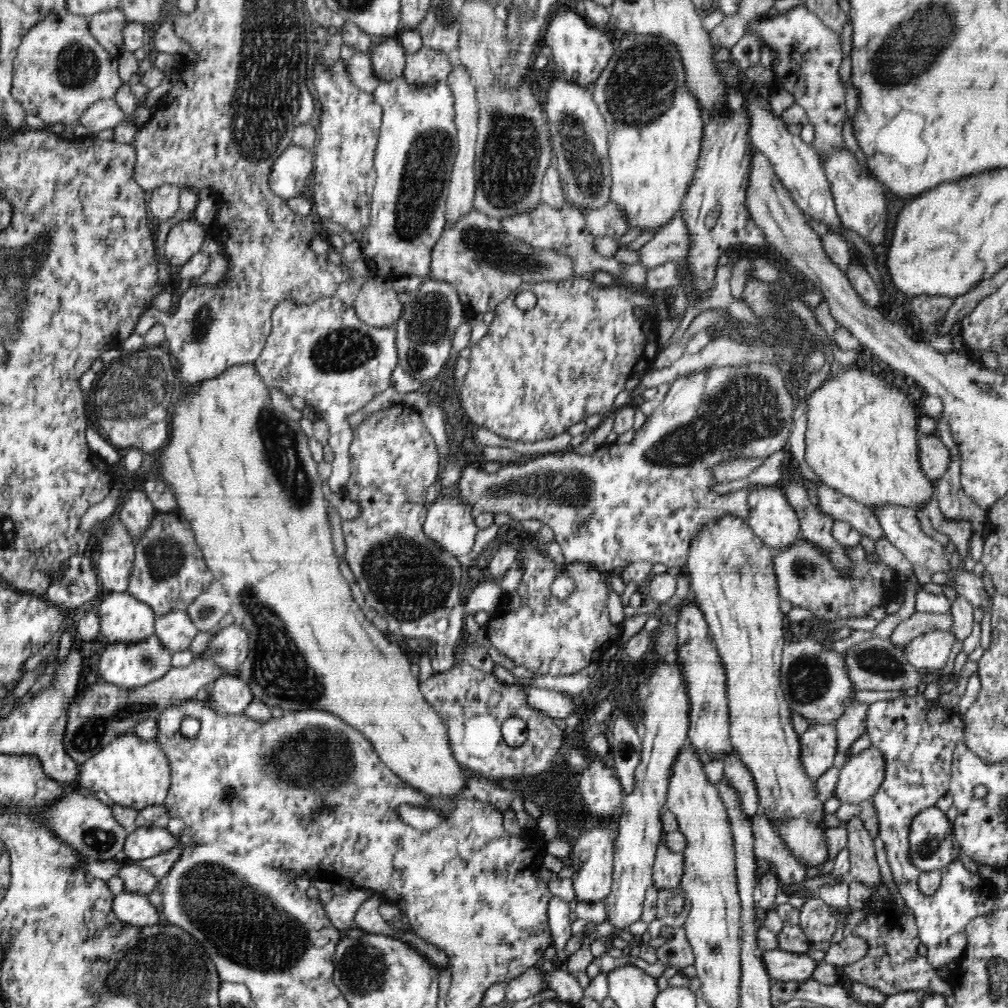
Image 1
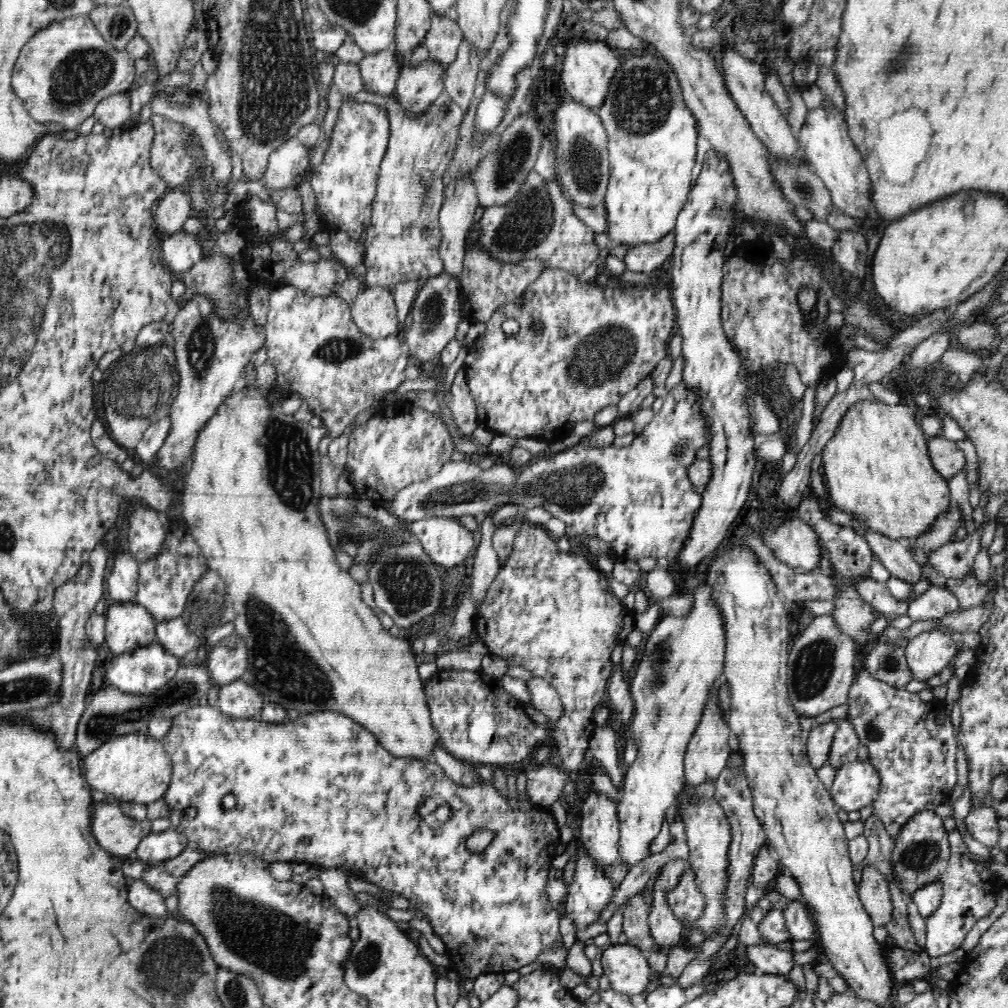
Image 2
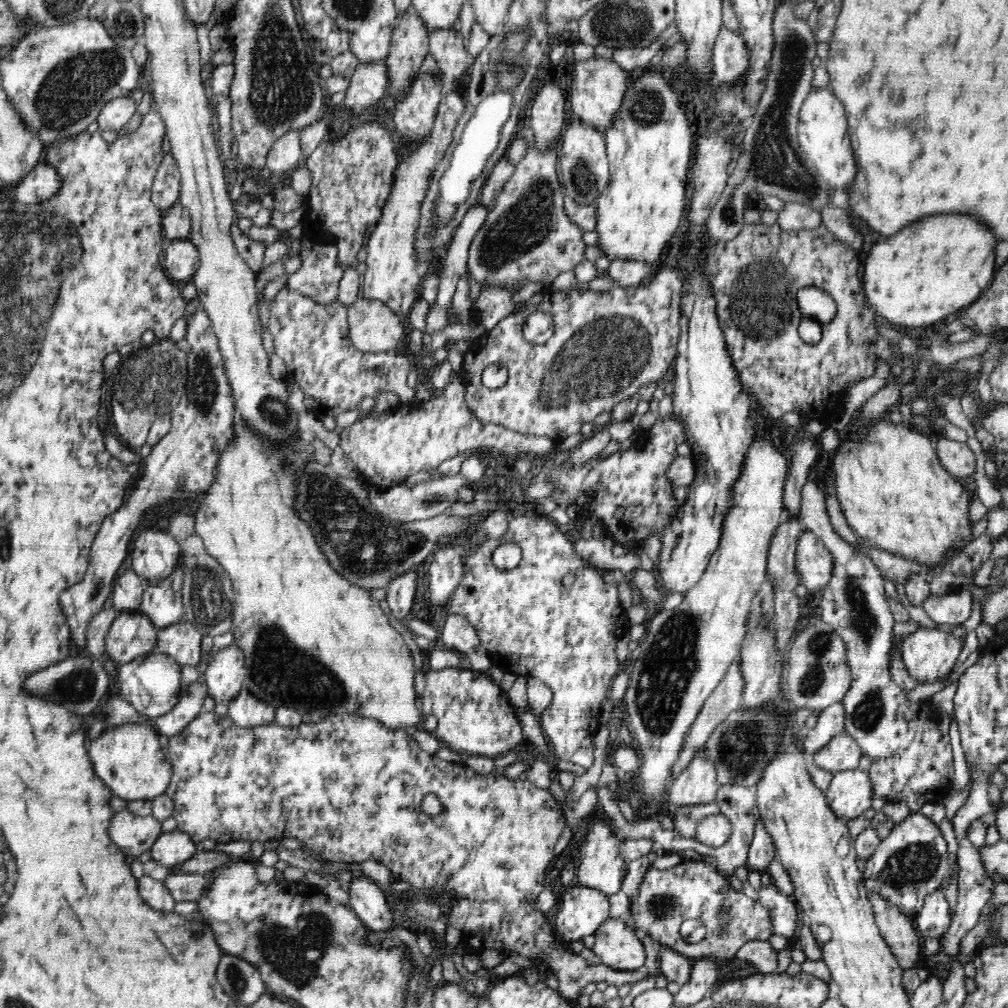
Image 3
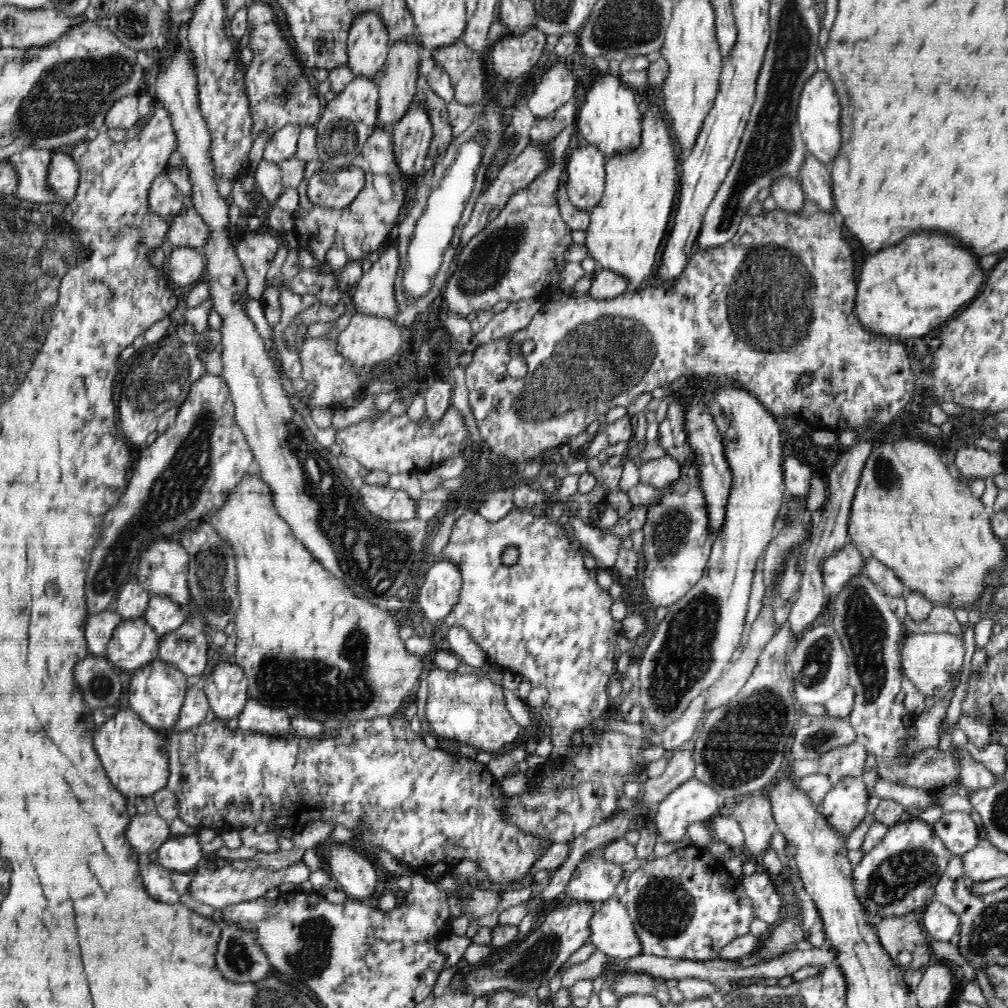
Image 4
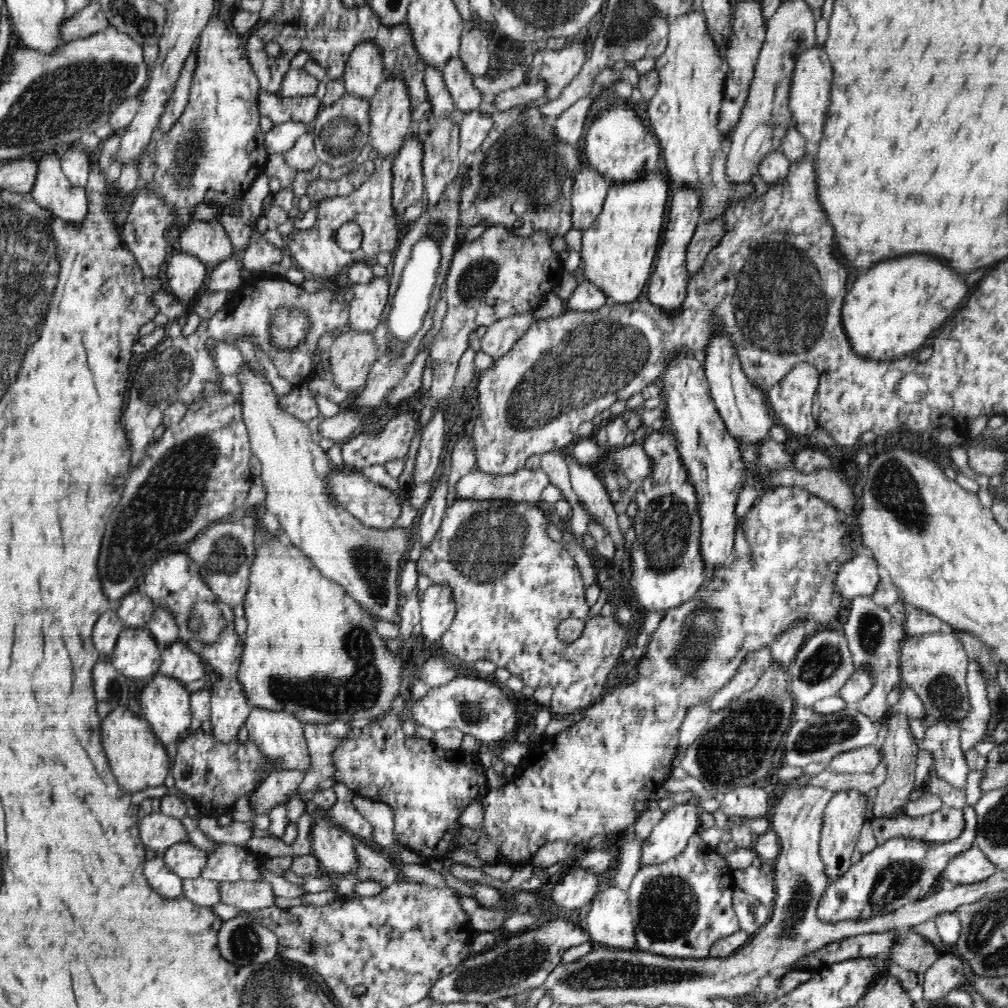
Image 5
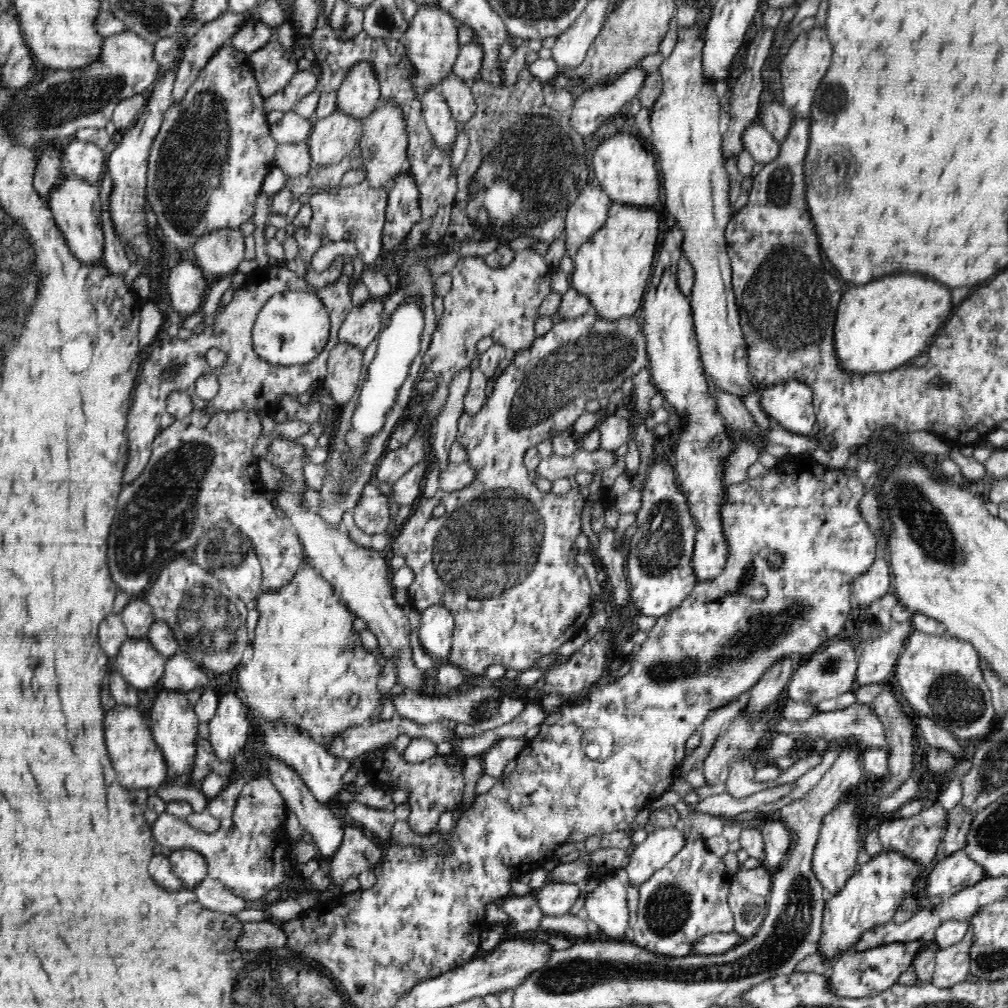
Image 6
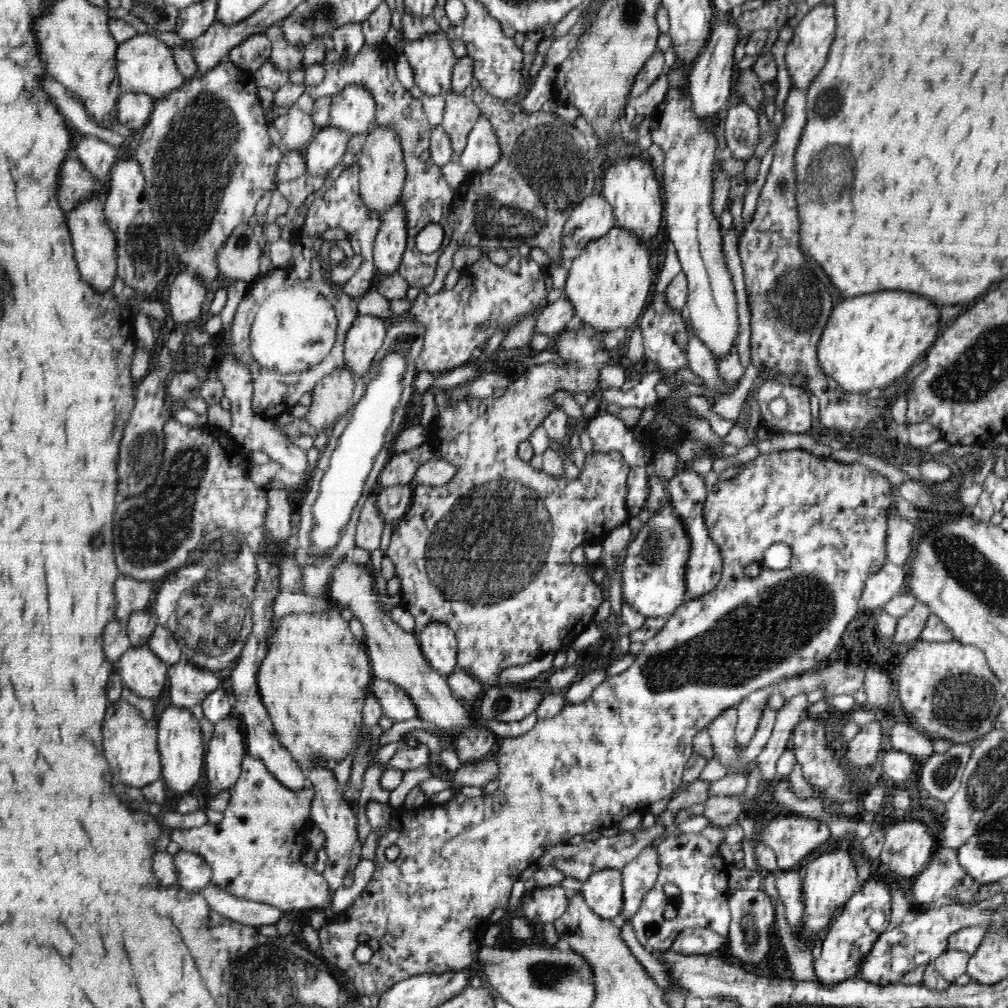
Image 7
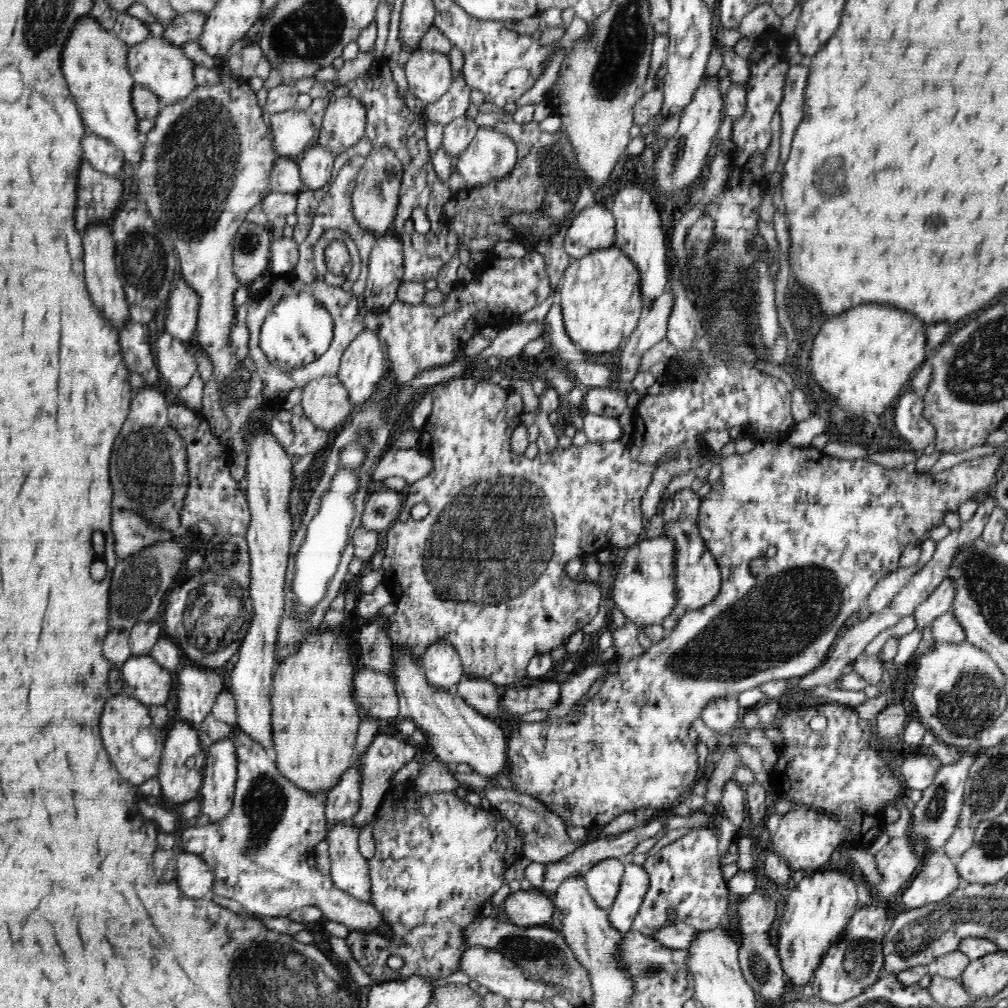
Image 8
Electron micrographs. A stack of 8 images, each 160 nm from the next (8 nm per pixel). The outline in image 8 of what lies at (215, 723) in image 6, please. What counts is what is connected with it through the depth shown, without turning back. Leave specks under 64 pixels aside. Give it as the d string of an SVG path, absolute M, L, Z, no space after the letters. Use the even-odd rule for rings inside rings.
M224 737L209 746L199 792L202 794L201 814L206 814L212 824L231 812L236 778L236 749L232 740Z

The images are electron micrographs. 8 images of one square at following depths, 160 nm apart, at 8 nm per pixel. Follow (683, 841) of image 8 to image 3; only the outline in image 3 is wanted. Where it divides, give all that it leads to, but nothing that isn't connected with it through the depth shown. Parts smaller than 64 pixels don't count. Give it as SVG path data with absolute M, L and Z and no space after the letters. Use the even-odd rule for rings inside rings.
M704 860L696 862L682 861L674 868L668 870L655 870L651 868L645 875L644 881L639 889L638 897L633 901L630 910L634 929L639 934L649 934L654 940L655 946L666 945L680 953L691 961L696 959L715 959L719 962L734 959L734 956L742 945L752 940L766 940L775 934L772 929L770 914L768 910L751 900L742 892L736 892L730 885L729 879L722 877L712 865ZM698 919L706 927L705 937L698 943L689 943L680 935L680 927L685 920Z

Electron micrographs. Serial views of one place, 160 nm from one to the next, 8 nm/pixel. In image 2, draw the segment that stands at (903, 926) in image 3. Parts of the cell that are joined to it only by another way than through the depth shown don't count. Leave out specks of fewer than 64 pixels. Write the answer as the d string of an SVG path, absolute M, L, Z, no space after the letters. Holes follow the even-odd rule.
M864 866L857 892L872 925L886 927L892 919L893 910L886 878L874 866Z

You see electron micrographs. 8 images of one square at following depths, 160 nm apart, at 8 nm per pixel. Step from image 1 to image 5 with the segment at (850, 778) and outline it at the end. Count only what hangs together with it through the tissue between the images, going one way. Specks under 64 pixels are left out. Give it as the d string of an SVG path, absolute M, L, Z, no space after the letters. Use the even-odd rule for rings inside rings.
M856 789L840 790L832 795L825 806L819 854L825 865L825 874L830 882L844 876L852 866L852 854L856 850L860 830L866 820L866 810L868 810L866 799L864 793Z

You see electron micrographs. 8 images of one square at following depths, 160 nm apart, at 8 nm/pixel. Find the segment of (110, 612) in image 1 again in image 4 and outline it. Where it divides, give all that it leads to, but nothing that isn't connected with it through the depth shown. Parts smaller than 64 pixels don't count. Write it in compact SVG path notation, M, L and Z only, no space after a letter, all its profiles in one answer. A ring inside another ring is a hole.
M143 617L123 619L114 629L106 658L119 671L136 670L159 656L160 637Z

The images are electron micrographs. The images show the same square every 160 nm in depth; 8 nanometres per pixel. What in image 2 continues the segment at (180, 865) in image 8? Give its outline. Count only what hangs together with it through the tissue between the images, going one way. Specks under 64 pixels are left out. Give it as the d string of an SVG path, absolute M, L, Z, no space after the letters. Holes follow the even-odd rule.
M170 828L160 833L148 834L148 837L138 844L136 854L140 861L155 866L179 856L187 844L188 838L184 834Z

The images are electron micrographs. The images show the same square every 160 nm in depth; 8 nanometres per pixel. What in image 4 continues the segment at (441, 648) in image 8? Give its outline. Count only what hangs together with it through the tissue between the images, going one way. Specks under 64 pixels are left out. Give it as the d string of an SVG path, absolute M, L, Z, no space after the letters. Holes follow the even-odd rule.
M441 558L424 574L424 583L418 595L418 607L428 620L437 620L440 623L452 612L461 588L460 567Z

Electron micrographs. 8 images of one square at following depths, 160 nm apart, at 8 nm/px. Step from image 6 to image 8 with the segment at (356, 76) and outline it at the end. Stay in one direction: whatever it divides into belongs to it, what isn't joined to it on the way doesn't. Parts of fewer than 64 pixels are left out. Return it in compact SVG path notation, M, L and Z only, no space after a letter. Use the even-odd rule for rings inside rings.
M352 96L329 103L314 144L330 149L334 156L358 144L366 128L366 108Z

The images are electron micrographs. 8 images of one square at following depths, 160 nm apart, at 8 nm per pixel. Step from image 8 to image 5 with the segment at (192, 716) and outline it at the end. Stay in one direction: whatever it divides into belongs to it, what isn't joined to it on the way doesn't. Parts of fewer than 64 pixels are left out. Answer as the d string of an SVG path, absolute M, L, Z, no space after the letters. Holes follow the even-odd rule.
M182 640L169 644L161 650L159 672L184 684L200 680L205 676L202 658Z

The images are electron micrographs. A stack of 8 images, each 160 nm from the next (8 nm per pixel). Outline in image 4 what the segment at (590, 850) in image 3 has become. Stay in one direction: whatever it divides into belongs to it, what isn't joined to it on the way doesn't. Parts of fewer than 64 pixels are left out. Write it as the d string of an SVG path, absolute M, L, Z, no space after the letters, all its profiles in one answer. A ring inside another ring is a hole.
M603 852L587 855L576 868L566 895L574 902L604 902L615 895L619 882L624 878L624 868L609 862Z

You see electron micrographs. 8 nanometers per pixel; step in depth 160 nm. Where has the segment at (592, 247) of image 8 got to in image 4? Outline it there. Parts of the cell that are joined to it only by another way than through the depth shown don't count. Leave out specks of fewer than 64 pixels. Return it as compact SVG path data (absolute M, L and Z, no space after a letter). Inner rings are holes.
M582 142L572 150L563 168L570 202L576 208L590 212L605 188L605 154L594 145Z

